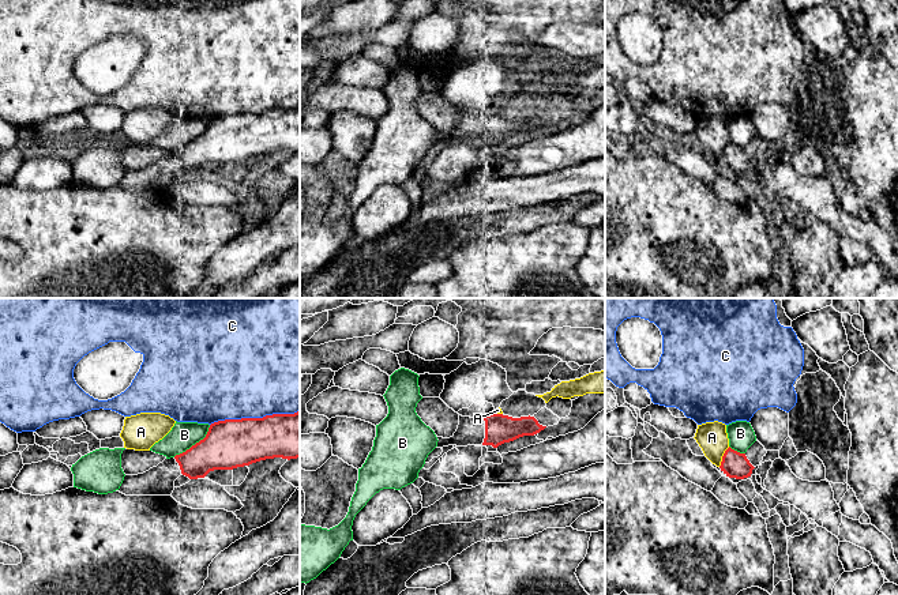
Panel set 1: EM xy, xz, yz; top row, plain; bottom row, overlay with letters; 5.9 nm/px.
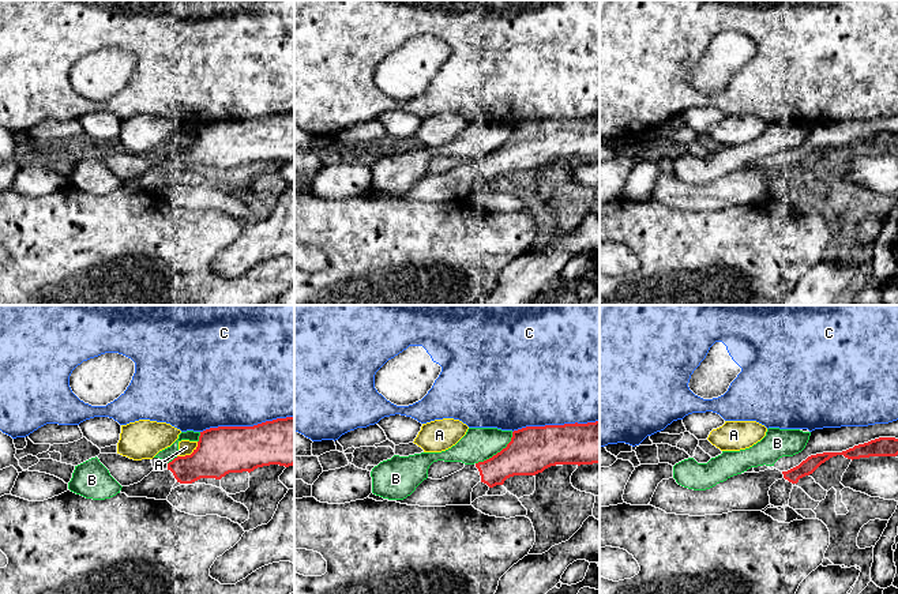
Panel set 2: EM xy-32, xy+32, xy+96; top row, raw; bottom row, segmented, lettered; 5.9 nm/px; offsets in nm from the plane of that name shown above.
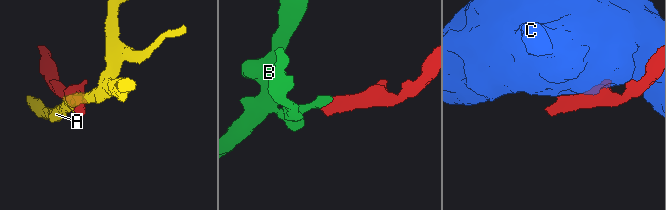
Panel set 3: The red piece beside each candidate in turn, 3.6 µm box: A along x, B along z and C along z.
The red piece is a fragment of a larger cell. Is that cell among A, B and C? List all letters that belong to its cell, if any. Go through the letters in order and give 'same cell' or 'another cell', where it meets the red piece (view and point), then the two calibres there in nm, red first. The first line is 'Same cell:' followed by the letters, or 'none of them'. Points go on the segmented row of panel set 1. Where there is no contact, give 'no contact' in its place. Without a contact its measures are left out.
Same cell: none of them
A: another cell; contact yz (722, 456); calibres 160 and 180 nm
B: another cell; contact xy (195, 444); calibres 280 and 160 nm
C: another cell; contact xy (254, 418); calibres 280 and 500 nm

